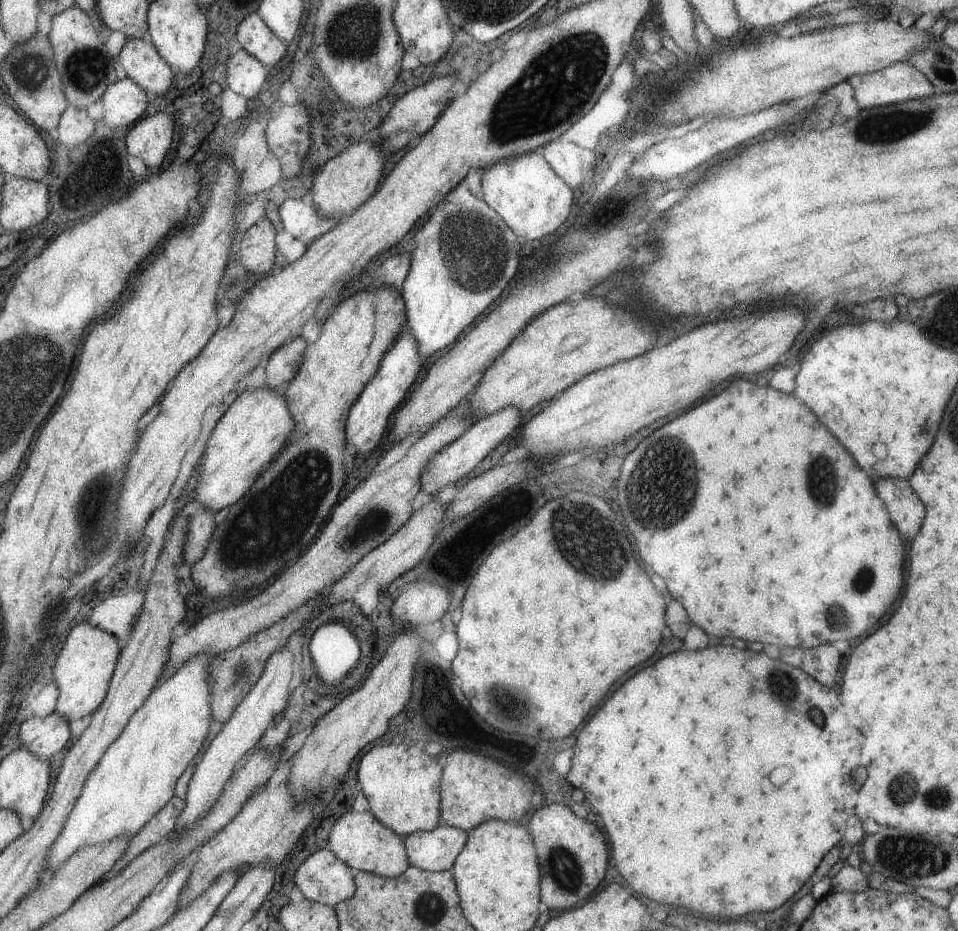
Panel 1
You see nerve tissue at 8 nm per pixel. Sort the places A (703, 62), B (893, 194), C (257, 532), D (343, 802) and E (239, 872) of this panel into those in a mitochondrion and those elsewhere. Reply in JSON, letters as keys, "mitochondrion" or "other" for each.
{"A":"other","B":"other","C":"mitochondrion","D":"other","E":"other"}

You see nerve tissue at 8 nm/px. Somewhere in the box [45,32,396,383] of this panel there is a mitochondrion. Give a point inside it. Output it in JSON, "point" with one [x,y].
{"point":[87,68]}

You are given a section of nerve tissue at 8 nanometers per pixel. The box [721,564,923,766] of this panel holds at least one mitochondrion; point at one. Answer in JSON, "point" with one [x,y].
{"point":[844,620]}

